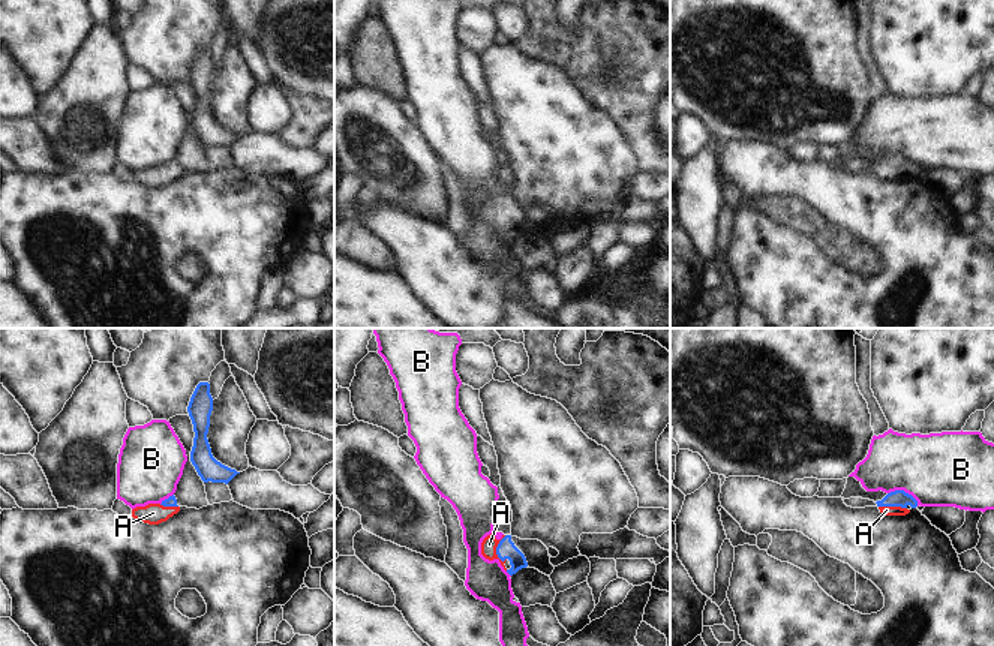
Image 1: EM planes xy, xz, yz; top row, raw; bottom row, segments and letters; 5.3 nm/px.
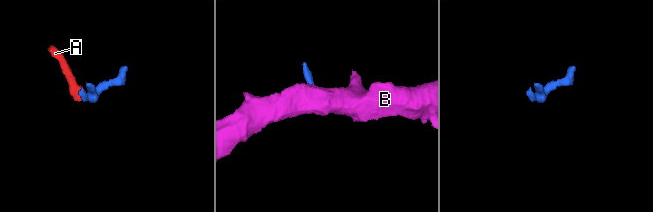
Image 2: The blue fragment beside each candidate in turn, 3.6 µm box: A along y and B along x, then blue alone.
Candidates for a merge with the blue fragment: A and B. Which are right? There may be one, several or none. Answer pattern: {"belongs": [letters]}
{"belongs": ["A"]}

